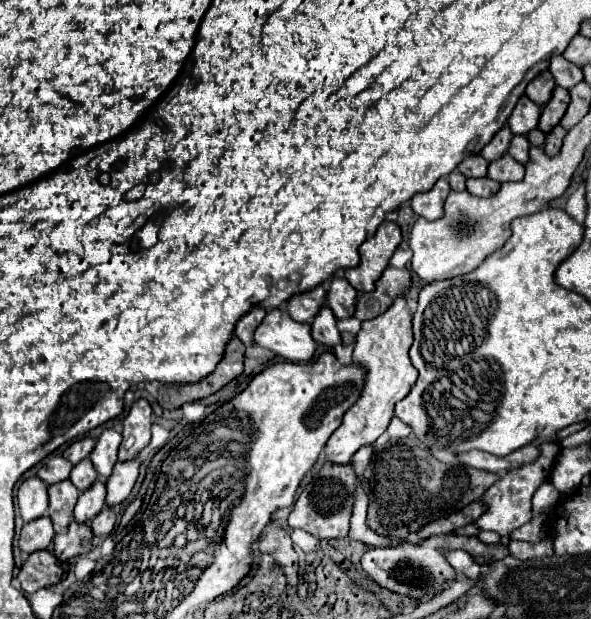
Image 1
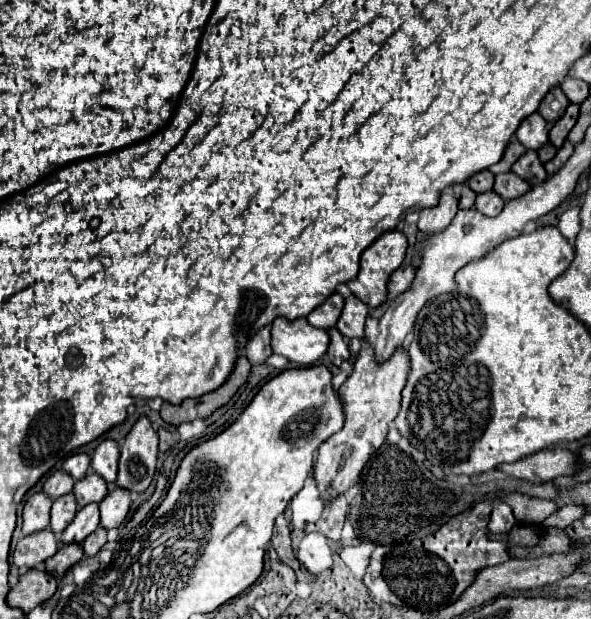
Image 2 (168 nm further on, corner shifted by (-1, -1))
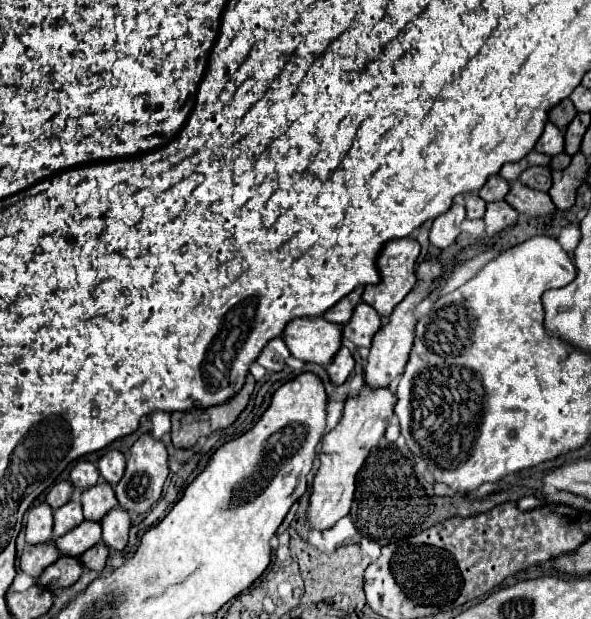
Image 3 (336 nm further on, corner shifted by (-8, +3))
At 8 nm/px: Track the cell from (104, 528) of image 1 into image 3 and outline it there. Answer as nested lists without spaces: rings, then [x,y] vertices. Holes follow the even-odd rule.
[[[96,543],[94,547],[90,547],[86,553],[82,553],[82,563],[86,569],[96,569],[102,571],[106,565],[106,557],[108,557],[108,547],[104,543]]]

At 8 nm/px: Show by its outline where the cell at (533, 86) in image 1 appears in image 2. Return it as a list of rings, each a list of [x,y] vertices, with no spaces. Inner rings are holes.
[[[555,87],[543,97],[543,101],[539,105],[539,115],[545,121],[553,123],[553,121],[557,121],[557,117],[561,117],[561,113],[565,113],[567,105],[569,105],[569,101],[567,101],[565,93],[559,87]]]

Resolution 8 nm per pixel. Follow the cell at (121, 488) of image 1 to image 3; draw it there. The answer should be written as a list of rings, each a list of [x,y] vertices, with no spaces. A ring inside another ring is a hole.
[[[118,507],[108,511],[108,515],[102,519],[102,543],[122,551],[128,543],[128,531],[130,531],[130,515]]]

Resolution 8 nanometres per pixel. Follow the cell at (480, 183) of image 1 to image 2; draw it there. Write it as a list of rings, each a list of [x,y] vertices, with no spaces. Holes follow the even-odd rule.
[[[481,193],[477,195],[477,201],[475,201],[475,207],[477,211],[481,211],[483,215],[487,217],[495,217],[501,213],[501,207],[505,205],[505,201],[501,201],[501,197],[497,197],[497,193]]]

